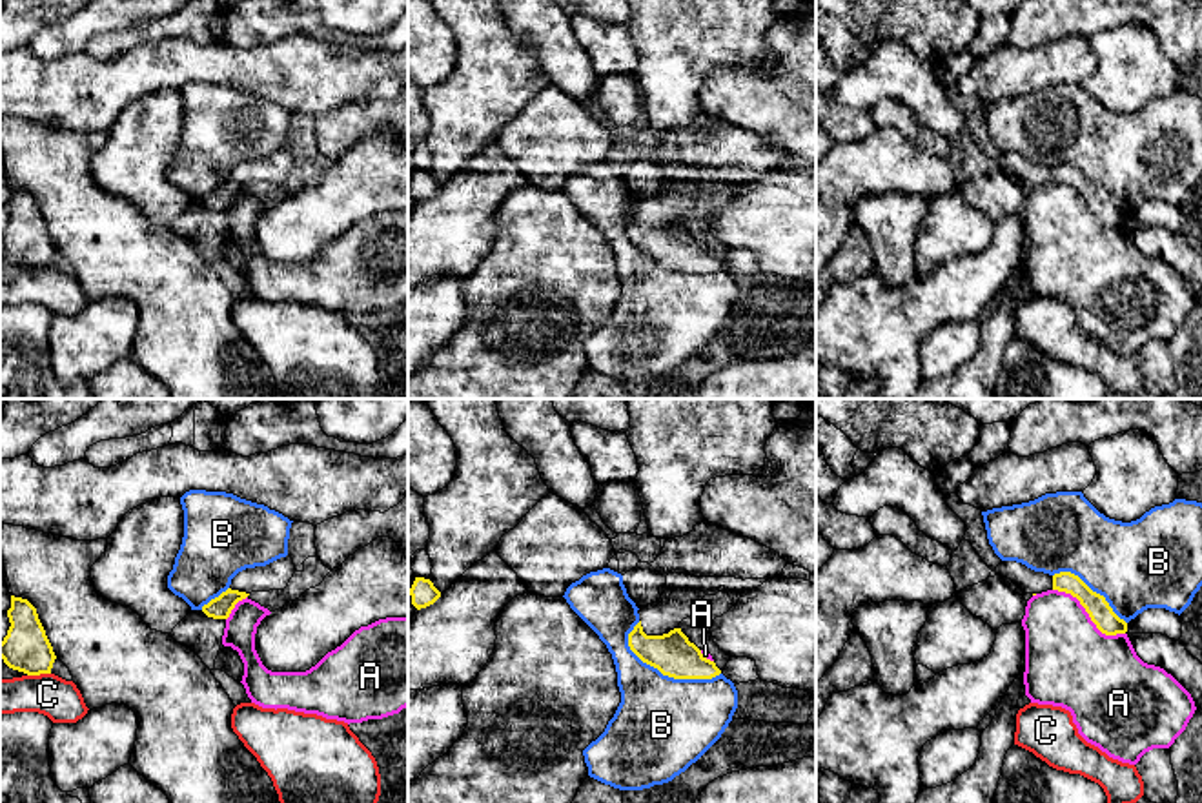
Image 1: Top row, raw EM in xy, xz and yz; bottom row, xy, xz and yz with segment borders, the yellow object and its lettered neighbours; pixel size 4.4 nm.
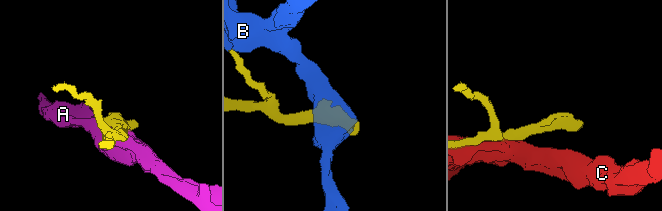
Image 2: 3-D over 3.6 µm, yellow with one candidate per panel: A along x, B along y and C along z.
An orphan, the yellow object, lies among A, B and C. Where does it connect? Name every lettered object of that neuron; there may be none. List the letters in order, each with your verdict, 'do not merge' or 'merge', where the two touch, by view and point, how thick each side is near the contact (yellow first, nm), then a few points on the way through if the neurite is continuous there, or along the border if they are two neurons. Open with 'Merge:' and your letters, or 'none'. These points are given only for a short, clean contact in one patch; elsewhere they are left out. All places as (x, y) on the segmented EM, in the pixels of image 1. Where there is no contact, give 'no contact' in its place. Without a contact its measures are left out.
Merge: none
A: do not merge | yz (1089, 616) | 100/400 nm
B: do not merge | xz (669, 676) | 190/420 nm
C: do not merge | xy (39, 674) | 200/180 nm

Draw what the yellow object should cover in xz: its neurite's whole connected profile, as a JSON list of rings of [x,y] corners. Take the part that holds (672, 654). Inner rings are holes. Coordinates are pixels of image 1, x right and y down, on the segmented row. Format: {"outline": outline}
{"outline": [[[667,588],[657,603],[637,610],[639,623],[628,634],[630,650],[663,676],[712,679],[721,674],[714,661],[681,632],[679,623],[696,614],[707,594],[694,588]]]}

